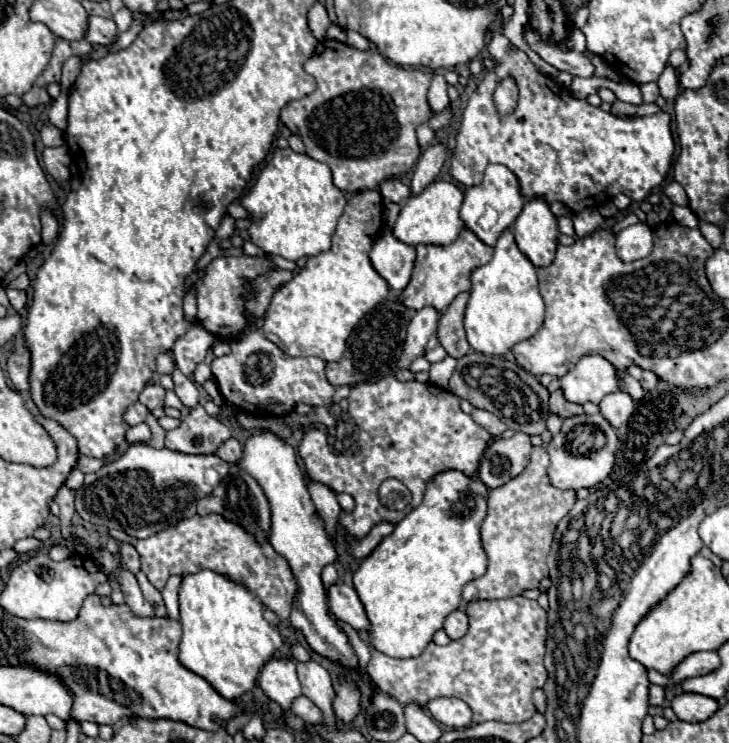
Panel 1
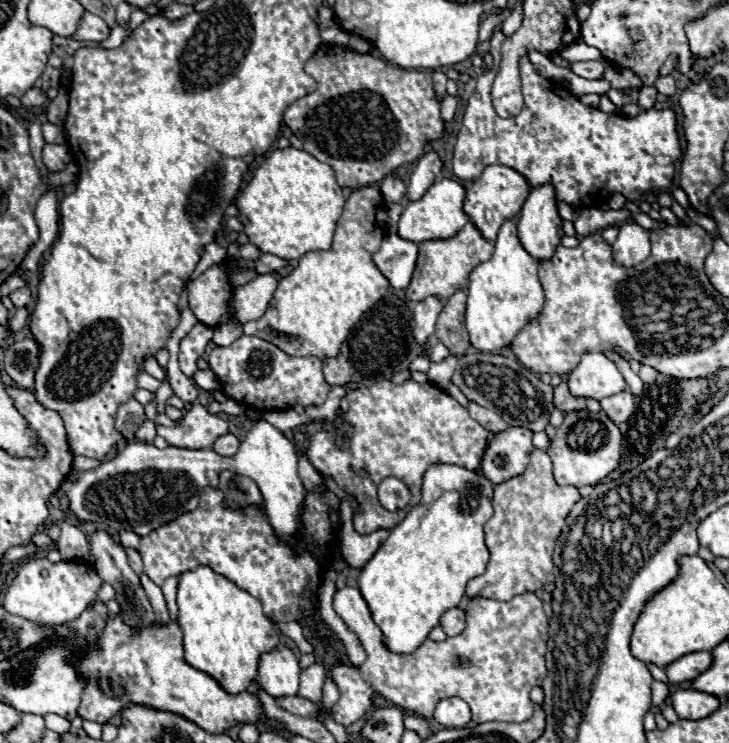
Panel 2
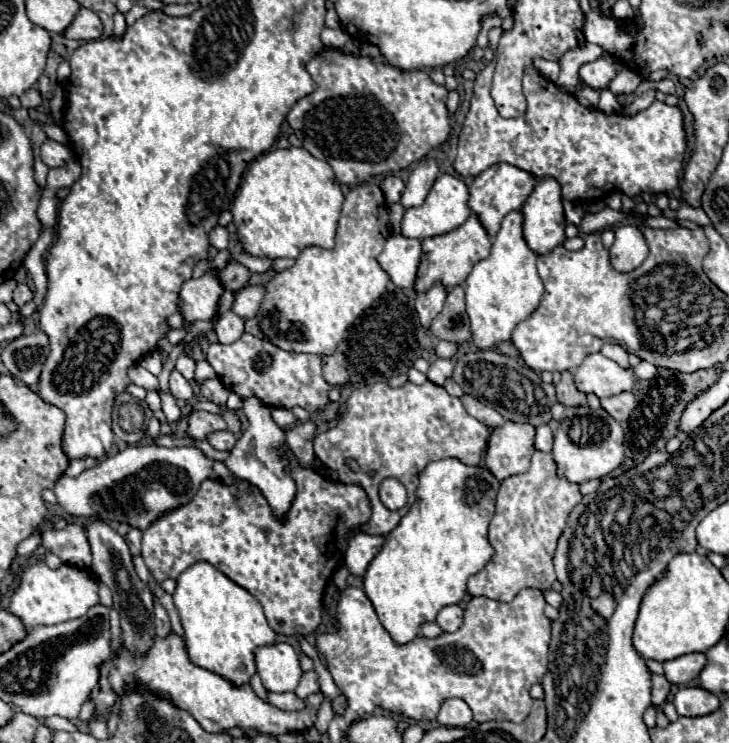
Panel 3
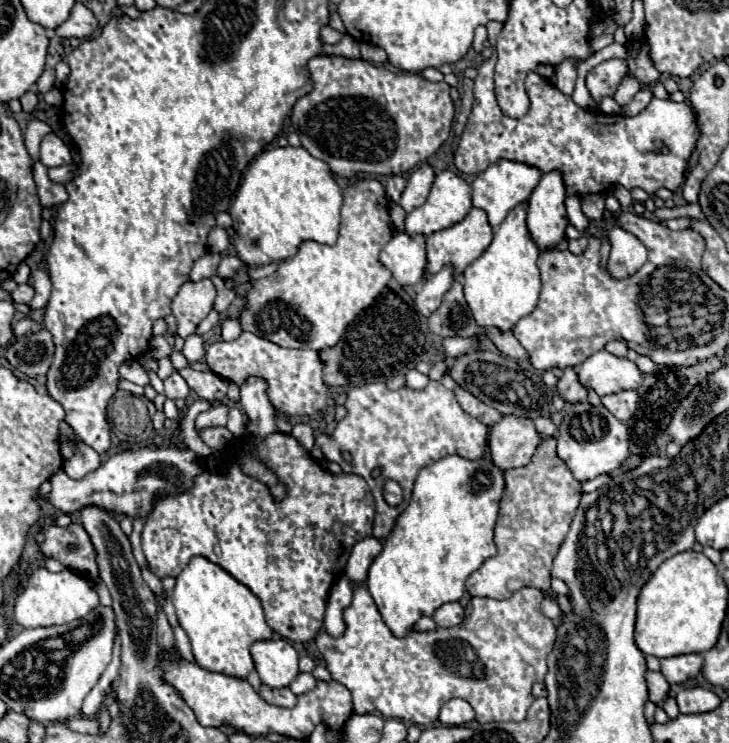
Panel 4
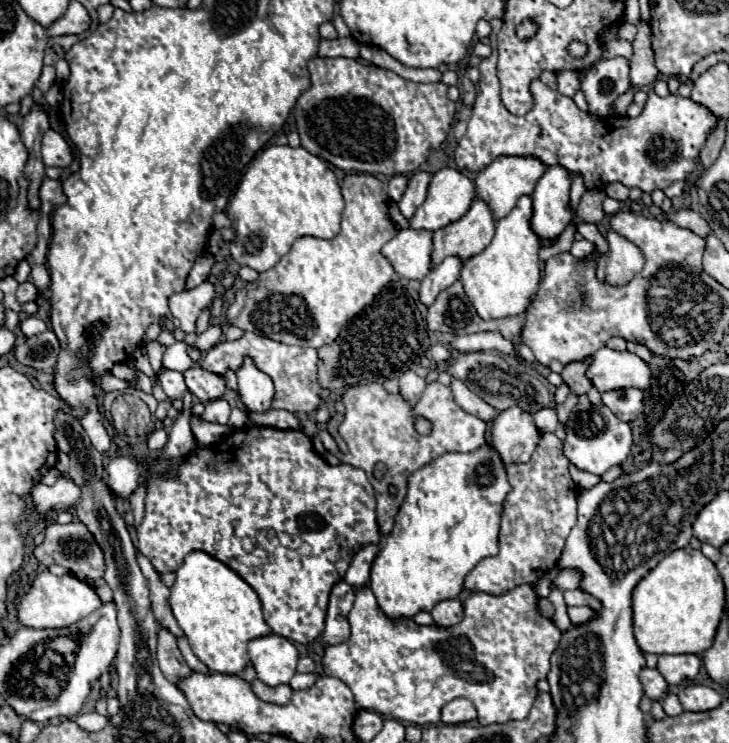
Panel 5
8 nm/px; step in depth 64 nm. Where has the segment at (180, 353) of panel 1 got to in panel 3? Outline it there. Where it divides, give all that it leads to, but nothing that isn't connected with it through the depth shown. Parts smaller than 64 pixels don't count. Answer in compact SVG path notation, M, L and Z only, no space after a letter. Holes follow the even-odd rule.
M206 334L192 338L192 340L182 348L182 354L180 354L180 356L178 356L178 360L176 360L176 370L178 370L186 380L192 380L192 378L194 378L194 368L196 368L196 362L194 362L194 358L190 356L192 342L202 342L202 338L204 338L204 336L206 336Z

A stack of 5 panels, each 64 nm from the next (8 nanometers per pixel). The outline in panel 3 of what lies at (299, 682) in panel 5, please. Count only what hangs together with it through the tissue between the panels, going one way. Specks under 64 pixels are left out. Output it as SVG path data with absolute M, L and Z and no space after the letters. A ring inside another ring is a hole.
M308 670L302 674L300 680L300 692L320 692L320 684L318 684L318 674L314 670Z

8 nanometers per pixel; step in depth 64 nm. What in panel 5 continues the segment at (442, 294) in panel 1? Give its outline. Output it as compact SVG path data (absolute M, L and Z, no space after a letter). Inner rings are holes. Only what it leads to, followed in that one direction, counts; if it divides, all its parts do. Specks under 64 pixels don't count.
M474 200L460 220L434 232L432 266L438 266L448 256L456 256L462 262L470 260L490 244L494 226L496 222L490 208L482 200Z

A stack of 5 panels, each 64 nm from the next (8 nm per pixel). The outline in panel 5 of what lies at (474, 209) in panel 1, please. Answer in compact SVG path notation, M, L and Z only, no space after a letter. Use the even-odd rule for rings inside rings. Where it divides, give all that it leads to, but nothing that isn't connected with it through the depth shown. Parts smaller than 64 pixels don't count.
M500 156L478 174L478 178L474 182L476 184L476 198L480 198L488 204L494 220L500 220L500 218L508 216L508 212L516 206L516 200L520 196L532 194L532 190L534 190L536 182L540 180L540 176L544 174L544 170L546 168L544 168L544 164L540 164L540 160L522 158L522 156Z

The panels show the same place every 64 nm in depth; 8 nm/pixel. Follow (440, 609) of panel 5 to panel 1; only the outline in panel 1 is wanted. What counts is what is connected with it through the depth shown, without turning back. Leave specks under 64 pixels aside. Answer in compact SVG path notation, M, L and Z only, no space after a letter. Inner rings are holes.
M454 610L446 622L444 622L444 632L452 638L452 640L458 640L462 638L466 632L468 632L468 616L462 612L462 610Z

